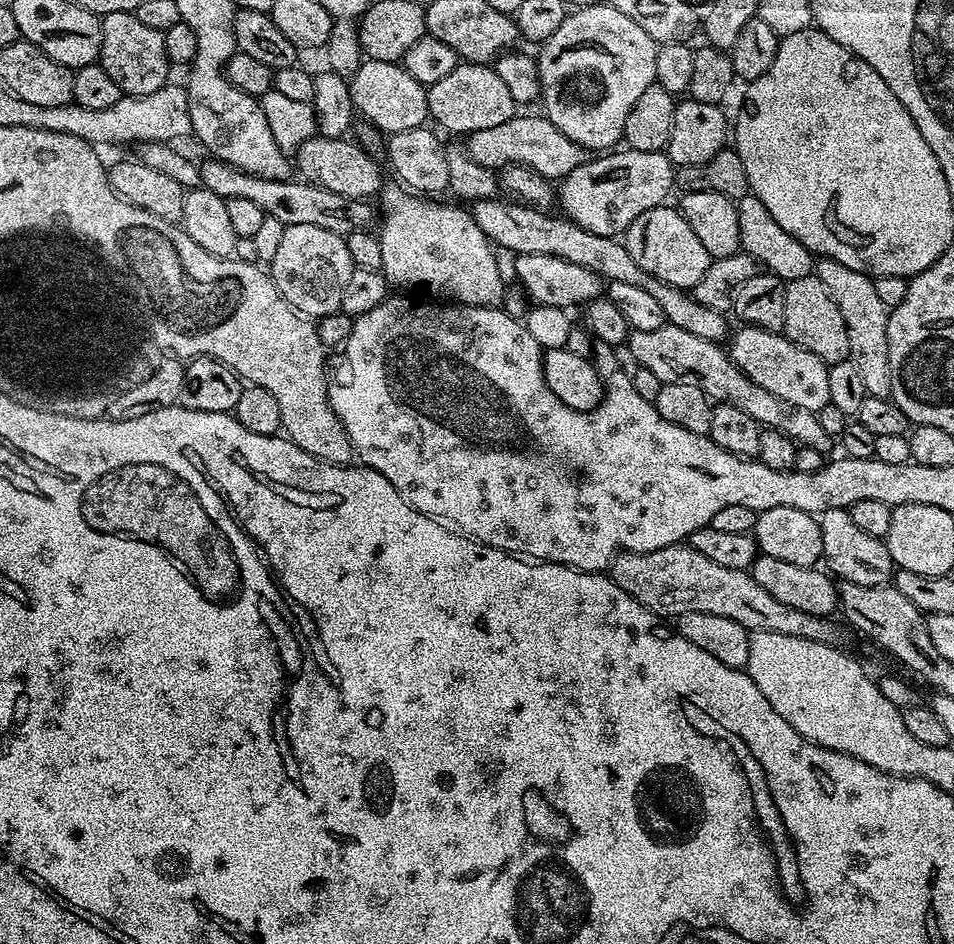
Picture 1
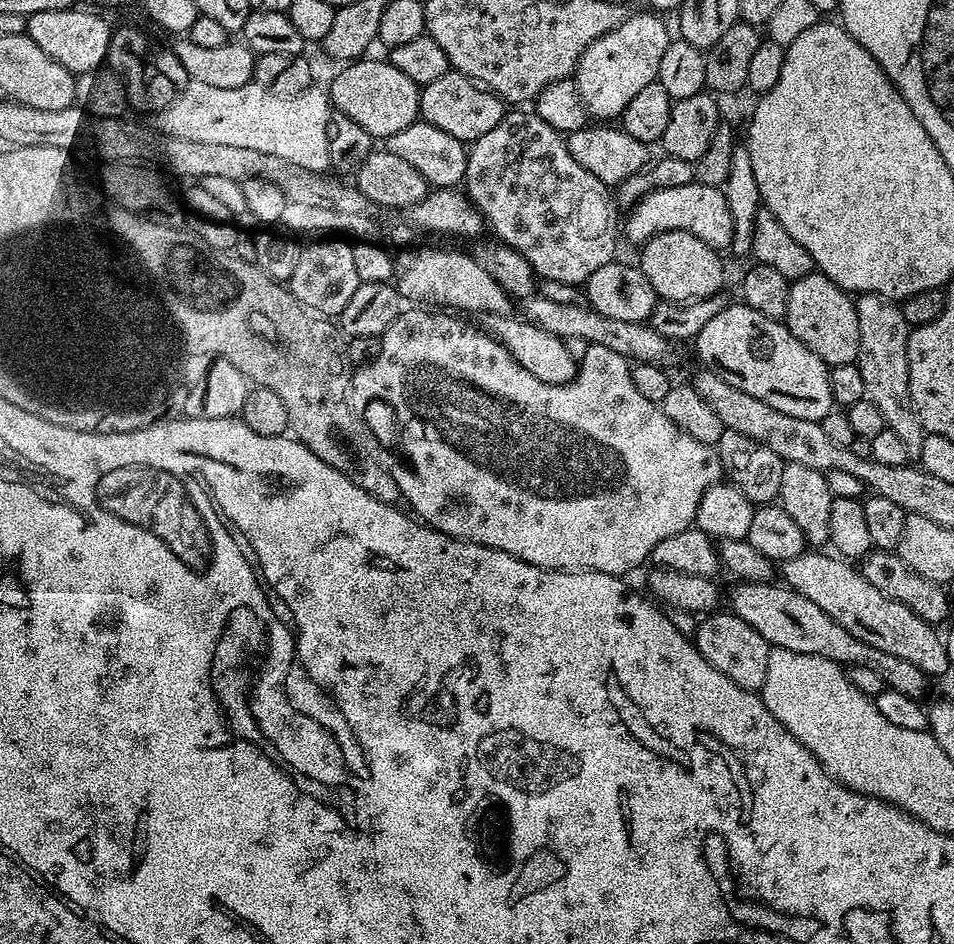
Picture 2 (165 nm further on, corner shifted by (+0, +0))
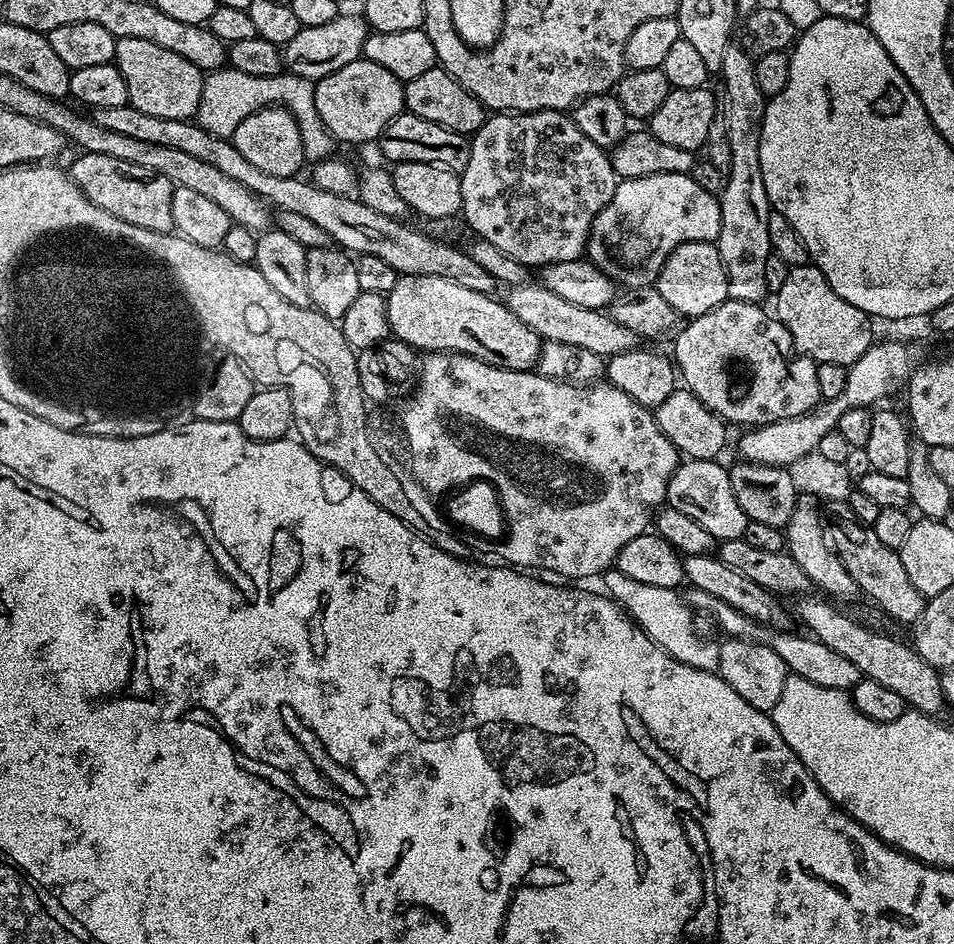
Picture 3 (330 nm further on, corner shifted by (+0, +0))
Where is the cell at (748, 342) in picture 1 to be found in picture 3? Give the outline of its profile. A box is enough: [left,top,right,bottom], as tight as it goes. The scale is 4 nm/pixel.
[674,298,821,426]

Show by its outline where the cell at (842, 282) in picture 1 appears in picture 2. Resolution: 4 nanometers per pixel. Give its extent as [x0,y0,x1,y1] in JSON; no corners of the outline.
[855,294,925,458]

